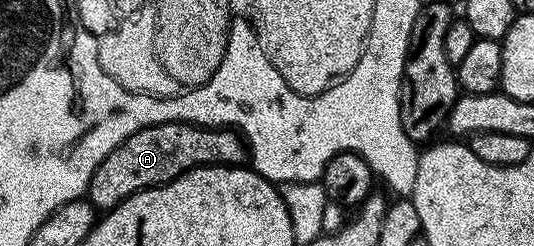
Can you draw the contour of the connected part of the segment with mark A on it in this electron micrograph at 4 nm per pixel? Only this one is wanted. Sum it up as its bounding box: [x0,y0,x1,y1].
[86,122,248,210]

